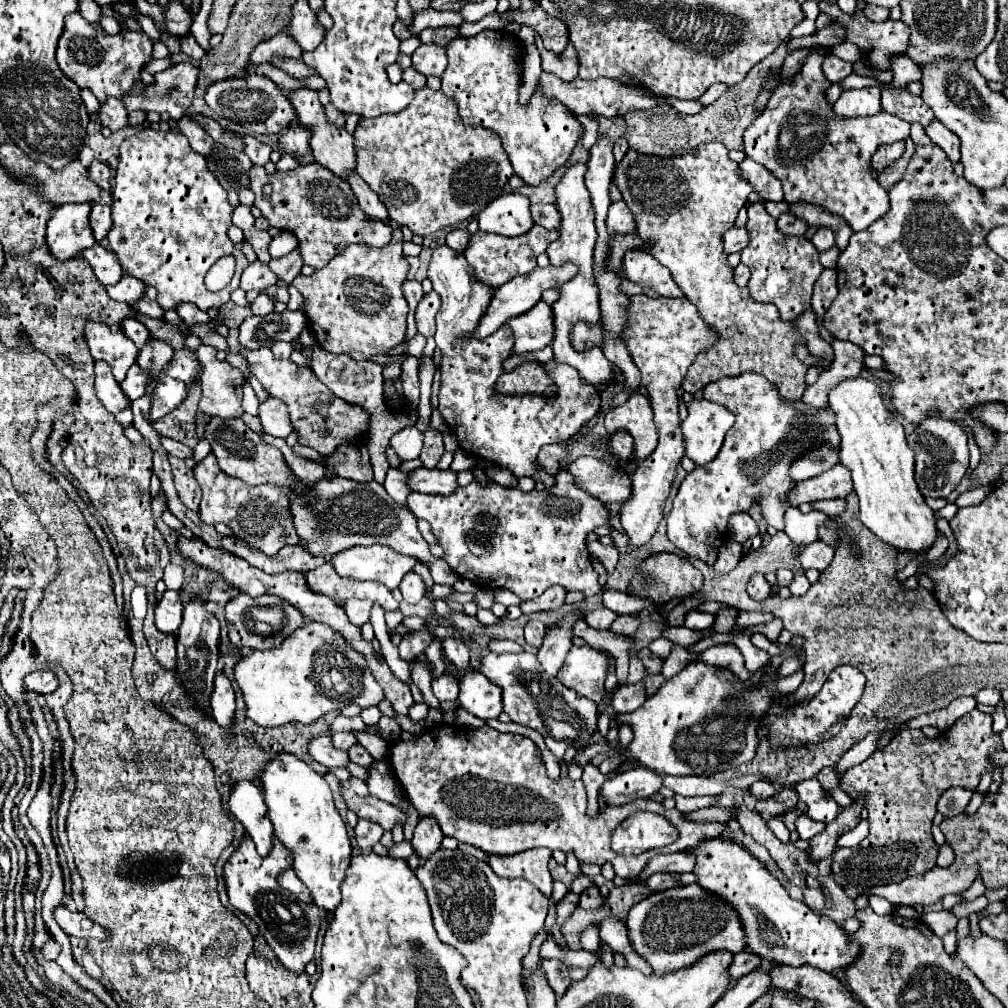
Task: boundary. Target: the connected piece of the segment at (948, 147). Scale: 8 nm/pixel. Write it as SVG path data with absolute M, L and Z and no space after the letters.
M935 118L927 128L925 128L925 134L931 138L931 142L935 142L939 148L945 150L945 154L949 156L951 162L957 162L959 160L959 136L953 134L949 128L941 126L941 122Z

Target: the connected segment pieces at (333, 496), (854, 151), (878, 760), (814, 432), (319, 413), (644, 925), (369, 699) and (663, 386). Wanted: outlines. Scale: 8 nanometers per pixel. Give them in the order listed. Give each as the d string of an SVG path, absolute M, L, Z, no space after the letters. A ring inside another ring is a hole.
M341 476L321 478L315 484L309 484L309 490L305 494L289 490L289 502L295 532L299 536L299 546L313 556L329 558L349 546L385 544L401 554L415 556L421 562L429 564L435 584L453 586L457 582L457 574L451 572L447 562L431 556L429 544L419 534L417 518L409 512L409 508L395 504L385 492L385 488L375 480L361 484Z
M829 46L809 48L809 56L793 82L777 86L765 110L753 126L745 130L745 154L781 180L785 202L811 200L827 212L843 216L853 232L859 232L873 224L889 208L887 192L879 192L881 186L869 172L871 156L879 144L905 140L909 136L909 124L893 114L885 114L883 110L869 118L833 118L833 110L825 102L829 82L821 70L823 58L829 50ZM789 126L795 130L791 144ZM791 154L811 156L799 158Z
M975 708L973 712L961 716L947 732L937 734L937 738L927 738L921 730L905 728L885 748L877 750L877 754L871 754L865 762L841 774L841 790L851 798L865 802L865 808L869 810L869 836L855 848L837 848L833 852L831 874L843 890L857 890L859 884L861 890L865 890L889 882L901 882L909 876L925 874L937 864L937 844L931 836L933 816L937 814L937 800L945 790L953 786L967 786L967 790L975 790L979 778L987 772L987 768L989 772L995 770L989 758L995 752L1003 750L1003 742L999 734L991 730L991 724L991 714Z
M741 374L733 378L715 380L703 388L703 398L717 402L725 406L729 412L733 412L735 426L729 438L725 438L721 454L717 454L717 458L707 466L697 466L681 482L679 492L673 498L673 508L667 516L667 538L687 556L699 558L707 564L715 564L717 550L725 542L729 518L737 512L747 512L753 500L761 500L765 522L775 530L783 530L783 514L785 514L785 508L789 506L785 502L785 494L795 486L795 482L789 482L789 476L787 476L789 462L793 462L797 454L803 454L805 450L809 450L809 446L817 446L825 442L831 442L833 446L837 446L839 438L837 438L835 418L829 408L819 412L819 410L805 410L805 406L801 406L799 402L785 404L779 400L777 388L769 380L761 378L759 374Z
M269 348L261 350L245 350L239 352L249 366L249 374L253 374L263 388L273 396L287 404L291 422L295 430L301 434L301 444L315 448L321 456L331 454L335 446L345 442L355 442L359 434L367 432L369 416L361 406L349 406L347 402L341 402L341 398L335 398L335 394L317 382L317 376L307 366L297 366L291 360L279 360L273 356Z
M697 884L689 886L679 886L679 888L669 888L657 894L647 896L639 904L635 904L629 910L627 916L627 936L633 946L633 950L657 972L657 974L667 974L673 970L683 970L693 966L697 960L703 956L715 952L715 950L727 950L731 954L739 954L745 948L743 940L743 930L739 924L739 918L733 910L727 910L727 904L715 898L713 894L701 890Z
M305 622L297 632L287 636L279 646L273 646L271 650L253 650L253 654L243 656L235 664L233 674L243 692L247 714L259 726L281 726L287 722L311 724L319 716L341 710L349 702L357 702L361 708L369 708L377 706L383 698L381 686L375 682L369 670L365 670L365 660L361 654L353 652L341 634L321 622Z
M645 294L631 296L631 324L625 330L627 348L641 372L641 386L651 394L651 408L655 412L655 426L659 444L655 452L641 460L631 476L631 498L621 506L621 526L631 538L633 546L645 544L657 530L663 518L663 504L675 476L675 466L683 458L681 420L677 416L677 390L693 364L693 358L713 342L713 332L701 322L697 308L687 298L649 298Z

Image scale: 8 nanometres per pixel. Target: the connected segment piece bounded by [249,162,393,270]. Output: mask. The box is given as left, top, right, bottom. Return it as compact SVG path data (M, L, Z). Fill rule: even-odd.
M299 164L289 172L267 174L263 166L251 166L249 188L255 192L255 206L269 220L271 228L293 232L299 240L299 252L303 264L321 270L331 258L341 254L349 244L361 244L369 248L385 248L391 242L393 228L379 220L369 218L361 208L351 186L325 170L321 164ZM263 186L273 186L273 196L263 200Z

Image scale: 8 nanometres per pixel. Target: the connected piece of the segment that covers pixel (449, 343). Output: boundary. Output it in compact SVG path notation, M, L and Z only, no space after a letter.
M437 246L433 250L427 276L433 282L433 290L443 300L441 310L437 314L437 332L435 332L437 348L443 354L441 386L439 386L439 412L441 412L443 420L455 432L459 446L467 454L477 456L479 460L497 462L499 466L509 468L517 478L533 476L535 480L545 482L545 486L553 486L553 476L545 474L543 470L537 470L537 452L545 444L555 444L555 442L567 440L585 422L589 422L599 412L600 395L591 386L585 386L585 382L581 382L581 378L577 378L577 370L573 370L571 366L561 366L561 362L553 362L553 360L545 364L545 370L551 374L551 378L555 378L555 384L557 384L557 394L553 400L547 400L547 398L535 396L535 394L523 394L519 398L519 396L503 396L503 394L495 392L495 382L503 374L501 364L505 358L509 358L509 350L513 348L513 342L509 342L509 330L505 330L505 326L501 326L495 334L491 334L489 338L485 338L481 342L477 342L473 338L463 338L467 332L473 330L473 326L477 326L481 314L485 312L485 306L489 304L493 290L489 286L481 286L481 282L477 282L477 278L473 278L473 268L465 262L465 256L451 250L449 246Z

